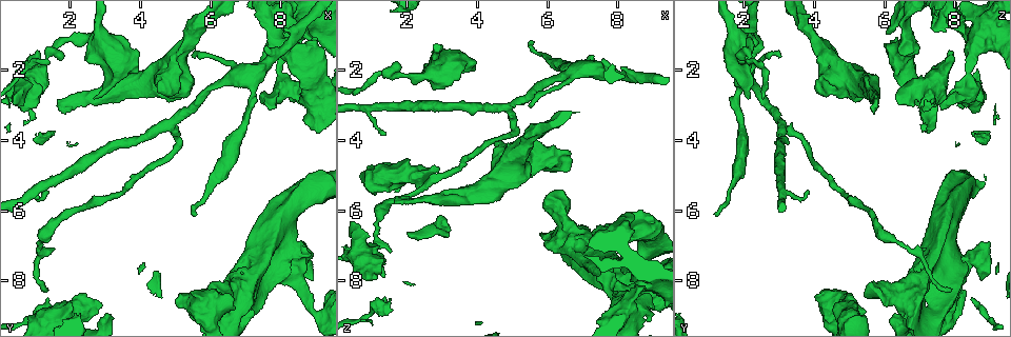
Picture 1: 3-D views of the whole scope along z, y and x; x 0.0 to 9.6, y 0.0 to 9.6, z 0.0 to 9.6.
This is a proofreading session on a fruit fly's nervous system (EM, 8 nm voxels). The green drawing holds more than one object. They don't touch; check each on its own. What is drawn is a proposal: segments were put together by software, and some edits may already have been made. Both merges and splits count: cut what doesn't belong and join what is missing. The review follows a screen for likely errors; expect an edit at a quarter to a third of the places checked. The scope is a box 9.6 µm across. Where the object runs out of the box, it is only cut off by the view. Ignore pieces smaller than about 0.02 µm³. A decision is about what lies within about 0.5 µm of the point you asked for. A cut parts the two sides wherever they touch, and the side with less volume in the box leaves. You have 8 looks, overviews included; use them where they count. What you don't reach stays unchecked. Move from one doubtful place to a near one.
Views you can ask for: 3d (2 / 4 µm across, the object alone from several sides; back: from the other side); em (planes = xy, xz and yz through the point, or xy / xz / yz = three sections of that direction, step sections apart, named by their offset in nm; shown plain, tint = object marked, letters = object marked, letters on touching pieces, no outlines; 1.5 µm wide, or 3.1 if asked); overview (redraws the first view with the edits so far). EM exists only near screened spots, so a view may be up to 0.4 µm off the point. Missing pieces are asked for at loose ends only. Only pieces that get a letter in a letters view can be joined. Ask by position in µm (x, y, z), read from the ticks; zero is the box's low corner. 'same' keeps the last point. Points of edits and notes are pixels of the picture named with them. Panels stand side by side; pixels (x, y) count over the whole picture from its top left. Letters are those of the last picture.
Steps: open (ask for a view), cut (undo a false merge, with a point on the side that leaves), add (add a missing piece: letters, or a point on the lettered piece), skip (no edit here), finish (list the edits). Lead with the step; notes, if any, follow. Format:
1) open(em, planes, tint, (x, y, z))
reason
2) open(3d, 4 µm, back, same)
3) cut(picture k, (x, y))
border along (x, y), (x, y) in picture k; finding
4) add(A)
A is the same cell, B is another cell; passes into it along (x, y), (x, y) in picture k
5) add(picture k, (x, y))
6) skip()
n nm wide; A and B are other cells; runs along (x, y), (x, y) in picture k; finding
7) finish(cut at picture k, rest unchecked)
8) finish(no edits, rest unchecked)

open(3d, 4 µm, (1.70, 3.10, 5.60))
an open end

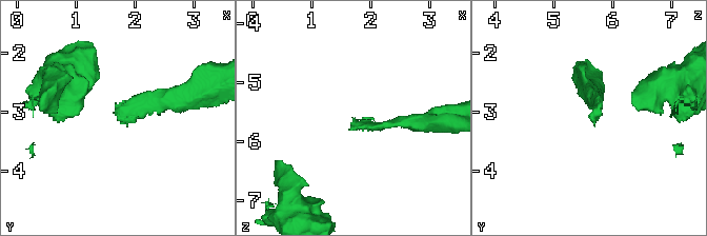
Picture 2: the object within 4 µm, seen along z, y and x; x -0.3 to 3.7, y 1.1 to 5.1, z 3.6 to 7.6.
open(em, planes, letters, (1.65, 3.15, 5.60))

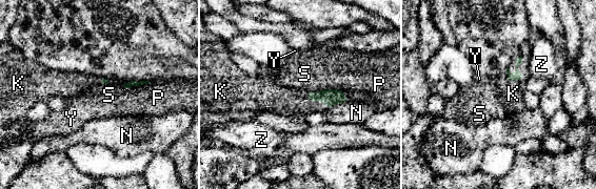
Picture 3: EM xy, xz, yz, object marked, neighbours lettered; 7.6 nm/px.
add(K)
K is the same cell, N, P, S, Y and Z are other cells; the neuron continues

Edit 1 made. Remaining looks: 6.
open(overview)
see it whole again

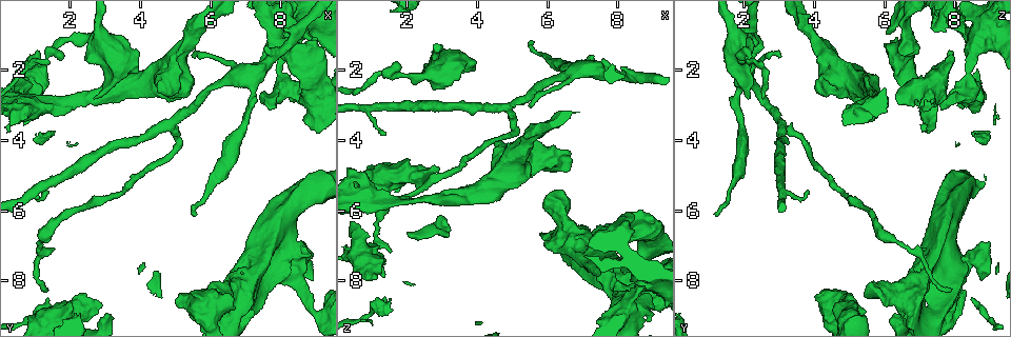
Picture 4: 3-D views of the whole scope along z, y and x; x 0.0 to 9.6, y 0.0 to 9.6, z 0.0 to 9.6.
open(3d, 2 µm, (4.45, 2.50, 4.10))
free end

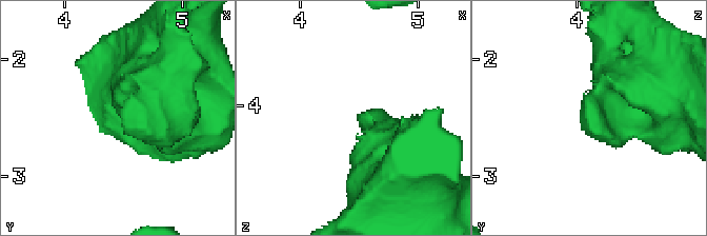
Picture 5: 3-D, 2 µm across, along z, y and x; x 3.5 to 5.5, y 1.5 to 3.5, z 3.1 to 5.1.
open(em, planes, letters, (4.48, 2.46, 4.08))

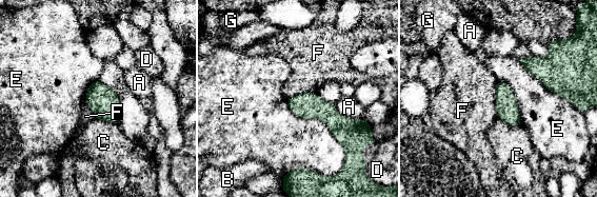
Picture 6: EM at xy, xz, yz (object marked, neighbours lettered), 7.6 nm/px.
skip()
170 nm wide; A, B, C, D, E, F and G are other cells; border along (285, 99), (343, 148) in picture 6; no lettered piece goes on from it

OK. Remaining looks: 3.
open(3d, 4 µm, (3.85, 2.10, 1.95))
branch stops here

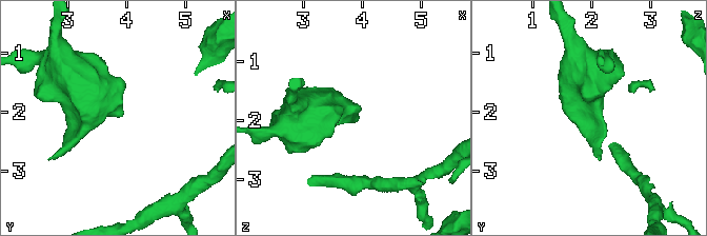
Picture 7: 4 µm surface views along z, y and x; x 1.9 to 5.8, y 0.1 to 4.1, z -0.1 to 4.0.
open(em, planes, letters, (3.85, 2.10, 1.95))
need the tissue

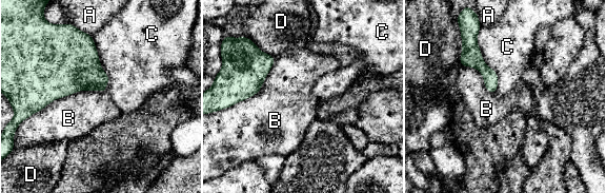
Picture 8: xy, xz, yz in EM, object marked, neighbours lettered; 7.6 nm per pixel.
skip()
A, B, C and D are other cells; runs along (468, 36), (492, 90) in picture 8; none of them fits

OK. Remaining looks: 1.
finish(add at picture 3, rest unchecked)

